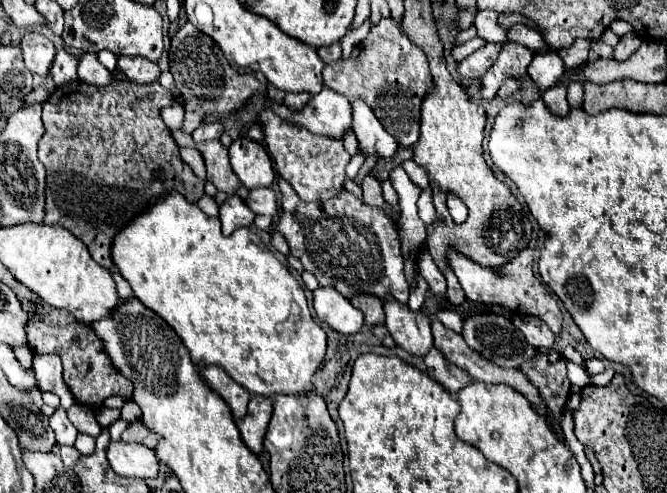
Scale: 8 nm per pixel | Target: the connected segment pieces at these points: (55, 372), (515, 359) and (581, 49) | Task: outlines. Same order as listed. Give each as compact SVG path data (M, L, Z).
M33 351L33 369L37 377L37 389L41 393L51 391L61 397L61 407L67 409L67 405L73 405L73 395L63 381L63 367L61 359L57 355L39 355Z
M477 315L477 317L463 317L463 339L465 343L481 353L485 359L499 367L521 367L527 361L535 361L539 349L529 345L521 331L505 317L499 315Z
M577 39L577 43L575 43L573 47L569 47L569 49L559 49L559 51L555 51L555 53L561 57L565 69L567 69L567 71L573 71L573 69L585 65L586 61L588 61L590 45L591 42L588 39Z

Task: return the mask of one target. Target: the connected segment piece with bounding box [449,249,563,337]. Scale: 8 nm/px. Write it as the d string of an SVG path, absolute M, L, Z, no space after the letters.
M523 249L513 263L509 263L509 267L505 267L505 277L497 277L495 271L489 271L487 267L481 267L469 259L463 259L463 255L457 253L449 253L449 261L451 261L451 269L455 271L465 295L475 301L475 303L485 303L485 305L501 305L507 307L515 313L521 315L533 315L539 317L541 321L545 321L549 325L549 329L559 337L561 329L563 329L563 315L561 309L557 305L557 301L551 297L551 293L547 291L545 283L541 279L537 279L533 275L533 251L531 249Z

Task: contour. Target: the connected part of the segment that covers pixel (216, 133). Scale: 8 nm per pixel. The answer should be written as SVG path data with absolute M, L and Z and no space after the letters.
M203 121L195 131L193 131L193 141L195 143L201 143L201 141L207 141L207 139L219 139L223 133L223 125L219 121Z

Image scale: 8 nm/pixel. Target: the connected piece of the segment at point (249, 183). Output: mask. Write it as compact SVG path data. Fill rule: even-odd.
M239 137L229 147L229 161L235 175L247 189L271 187L275 173L269 153L257 141L249 137Z

